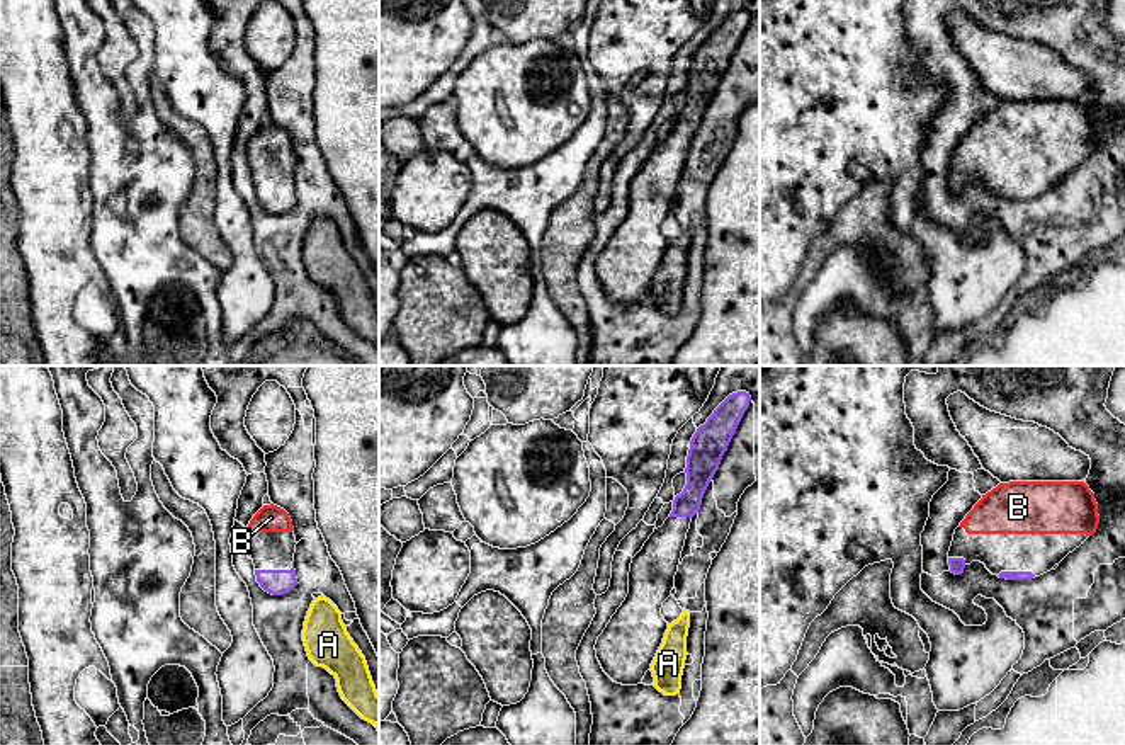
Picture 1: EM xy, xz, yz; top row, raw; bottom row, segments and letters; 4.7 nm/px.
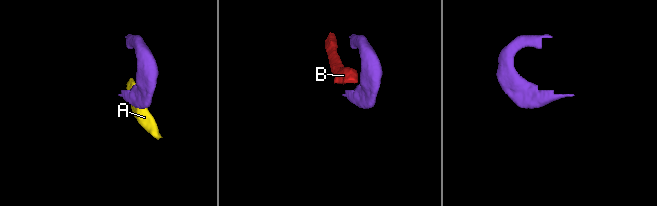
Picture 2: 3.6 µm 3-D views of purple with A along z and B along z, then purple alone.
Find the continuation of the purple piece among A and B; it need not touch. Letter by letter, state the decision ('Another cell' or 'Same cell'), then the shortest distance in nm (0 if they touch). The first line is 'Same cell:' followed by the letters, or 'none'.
Same cell: B
A: Another cell. Distance 110 nm
B: Same cell. Distance 120 nm

